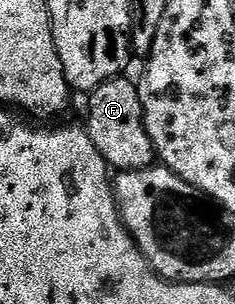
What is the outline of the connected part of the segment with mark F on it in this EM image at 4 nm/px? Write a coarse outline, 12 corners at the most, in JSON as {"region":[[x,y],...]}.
{"region":[[138,85],[88,93],[83,124],[110,169],[150,167]]}

